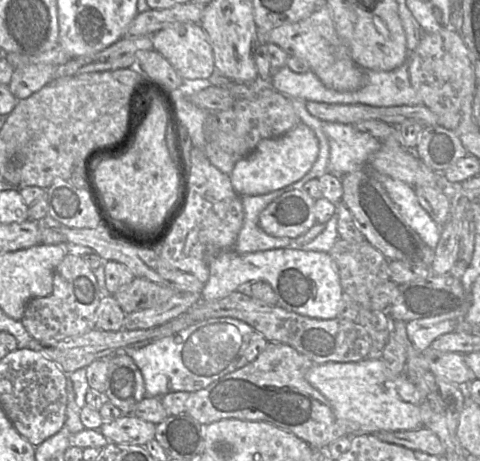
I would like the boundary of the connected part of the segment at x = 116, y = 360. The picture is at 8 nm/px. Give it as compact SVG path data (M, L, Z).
M127 352L117 353L107 360L106 396L123 415L132 415L135 406L146 396L142 373Z

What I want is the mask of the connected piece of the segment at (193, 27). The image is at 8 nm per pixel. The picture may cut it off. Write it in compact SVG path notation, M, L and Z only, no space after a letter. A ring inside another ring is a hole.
M199 23L163 28L152 35L152 44L185 81L208 79L215 72L212 46Z

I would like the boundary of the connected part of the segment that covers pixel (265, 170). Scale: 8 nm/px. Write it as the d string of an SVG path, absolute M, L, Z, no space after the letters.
M299 122L285 134L262 140L249 155L235 163L230 174L234 190L239 196L263 195L300 180L316 162L319 143L314 131Z

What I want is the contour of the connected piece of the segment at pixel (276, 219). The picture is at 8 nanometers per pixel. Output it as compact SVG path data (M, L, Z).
M301 190L285 192L272 201L260 214L259 225L268 235L295 239L306 233L316 224L315 200Z

